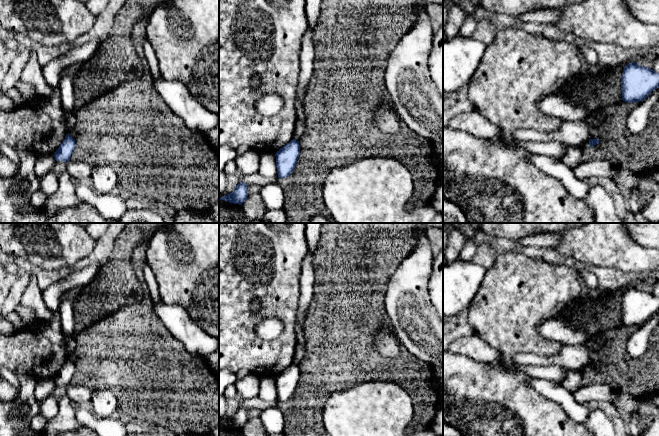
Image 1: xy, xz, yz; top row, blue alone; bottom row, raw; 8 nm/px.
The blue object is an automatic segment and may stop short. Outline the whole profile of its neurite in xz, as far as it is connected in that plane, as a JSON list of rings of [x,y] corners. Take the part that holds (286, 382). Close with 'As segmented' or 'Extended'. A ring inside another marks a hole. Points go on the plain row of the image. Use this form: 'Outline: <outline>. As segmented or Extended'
Outline: [[[292,363],[276,376],[278,402],[285,402],[294,395],[299,379],[300,369],[295,363]]]. As segmented

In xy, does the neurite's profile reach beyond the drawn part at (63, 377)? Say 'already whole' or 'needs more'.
already whole

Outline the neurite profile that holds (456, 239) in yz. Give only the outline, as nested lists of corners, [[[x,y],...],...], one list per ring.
[[[456,228],[447,229],[448,241],[444,252],[446,263],[453,263],[459,259],[459,255],[465,245],[466,238],[464,233]]]

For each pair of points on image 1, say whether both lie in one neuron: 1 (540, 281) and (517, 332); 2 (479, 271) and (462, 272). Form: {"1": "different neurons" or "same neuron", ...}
{"1": "same neuron", "2": "same neuron"}

